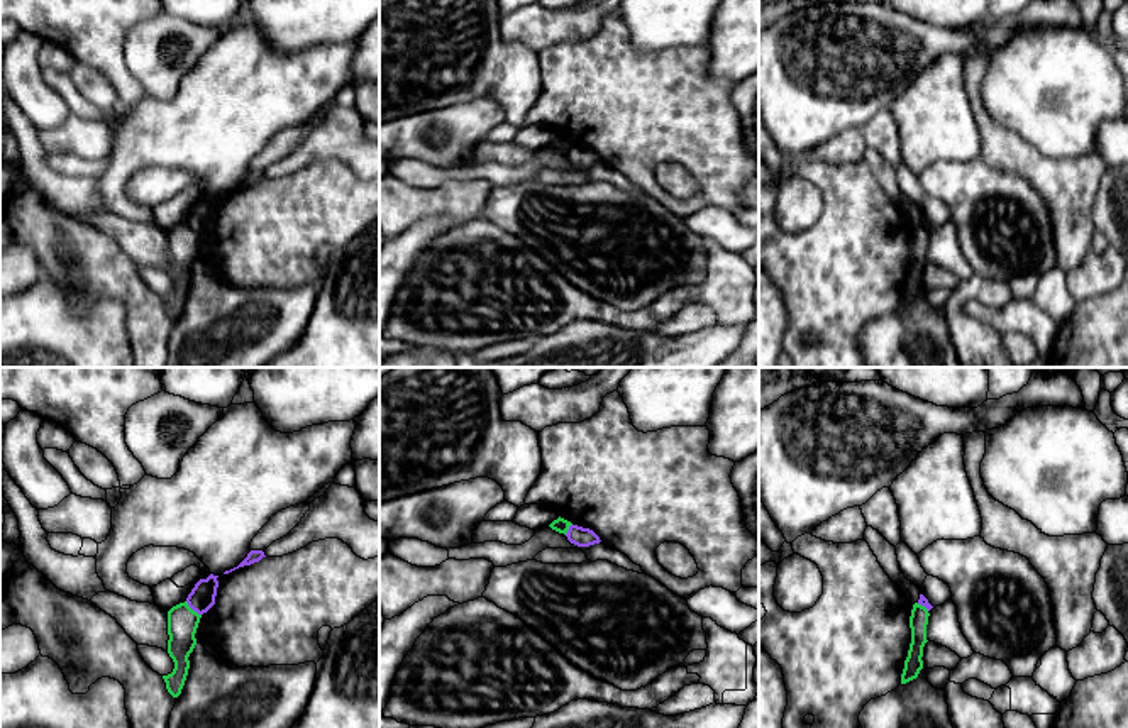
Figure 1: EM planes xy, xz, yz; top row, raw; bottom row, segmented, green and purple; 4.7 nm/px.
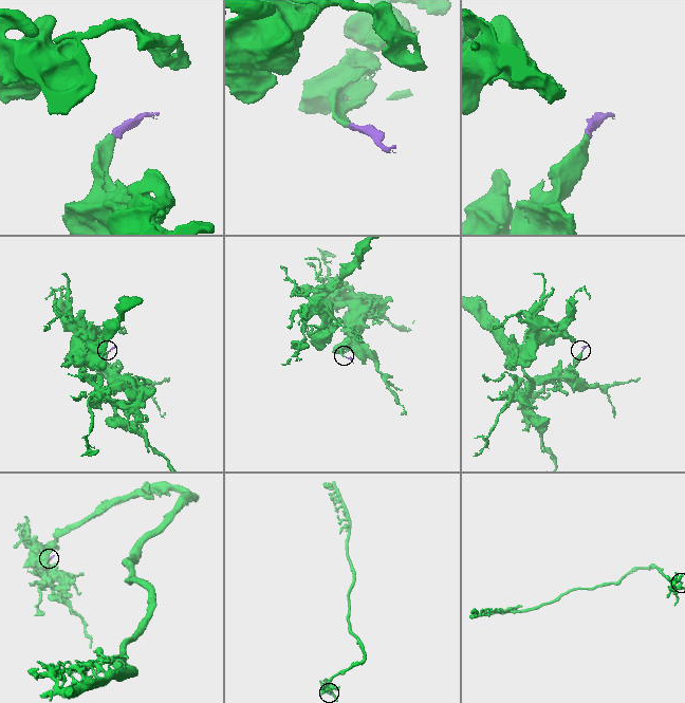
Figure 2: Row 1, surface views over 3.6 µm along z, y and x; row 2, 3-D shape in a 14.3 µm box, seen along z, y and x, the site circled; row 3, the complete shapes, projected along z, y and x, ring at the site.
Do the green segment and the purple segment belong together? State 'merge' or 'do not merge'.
do not merge

